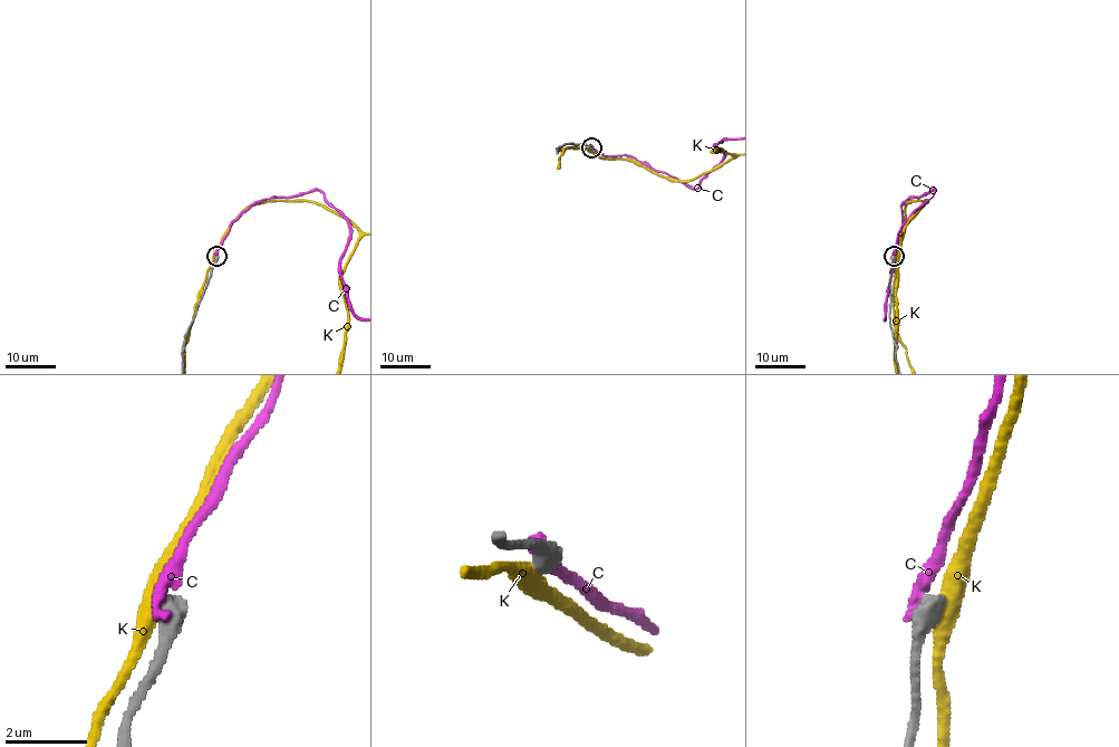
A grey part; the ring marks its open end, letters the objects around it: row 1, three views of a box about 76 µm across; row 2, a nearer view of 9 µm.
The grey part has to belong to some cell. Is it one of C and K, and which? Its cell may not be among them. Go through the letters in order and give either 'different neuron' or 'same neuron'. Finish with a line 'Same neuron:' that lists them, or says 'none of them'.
C: different neuron
K: different neuron
Same neuron: none of them

